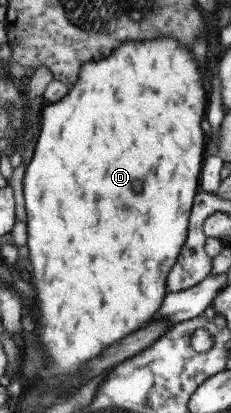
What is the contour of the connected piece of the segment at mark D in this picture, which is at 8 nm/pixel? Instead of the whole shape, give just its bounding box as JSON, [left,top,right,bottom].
[22,38,205,374]

